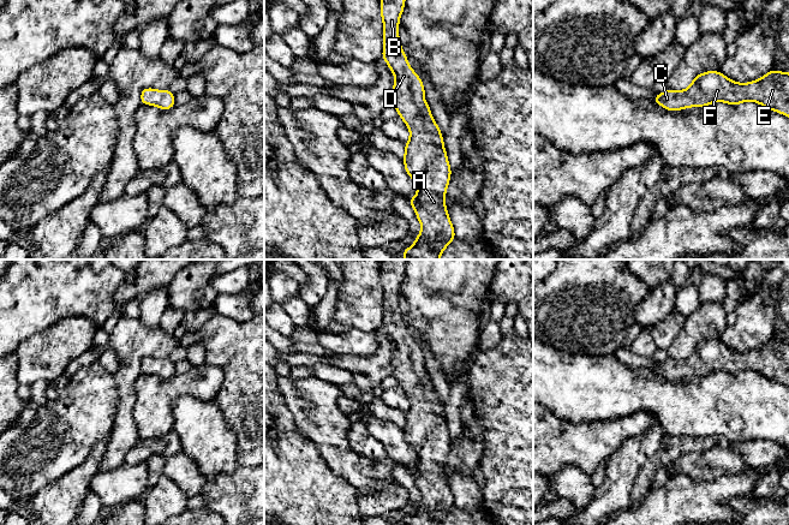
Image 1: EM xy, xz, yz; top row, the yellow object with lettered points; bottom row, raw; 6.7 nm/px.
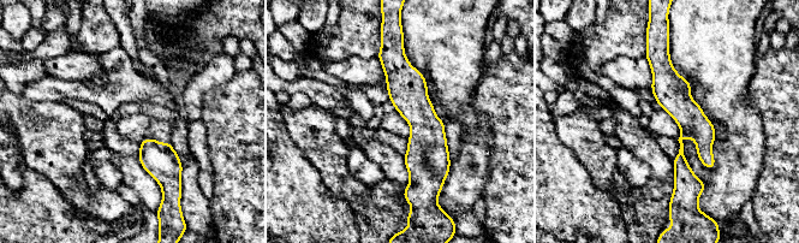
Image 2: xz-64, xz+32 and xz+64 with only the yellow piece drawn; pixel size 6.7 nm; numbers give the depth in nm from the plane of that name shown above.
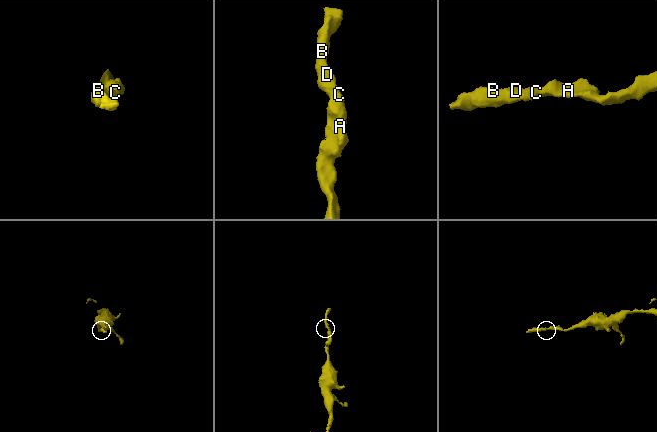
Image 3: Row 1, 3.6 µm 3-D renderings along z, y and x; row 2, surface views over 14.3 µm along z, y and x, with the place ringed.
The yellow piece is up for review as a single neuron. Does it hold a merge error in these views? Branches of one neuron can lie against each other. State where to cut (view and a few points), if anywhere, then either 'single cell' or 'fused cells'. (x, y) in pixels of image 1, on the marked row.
no cut; single cell

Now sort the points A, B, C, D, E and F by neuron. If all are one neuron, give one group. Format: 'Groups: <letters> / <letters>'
Groups: A B C D E F

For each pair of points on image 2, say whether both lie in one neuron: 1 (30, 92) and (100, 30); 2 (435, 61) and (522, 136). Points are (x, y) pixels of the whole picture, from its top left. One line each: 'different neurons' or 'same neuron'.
1: different neurons
2: different neurons

